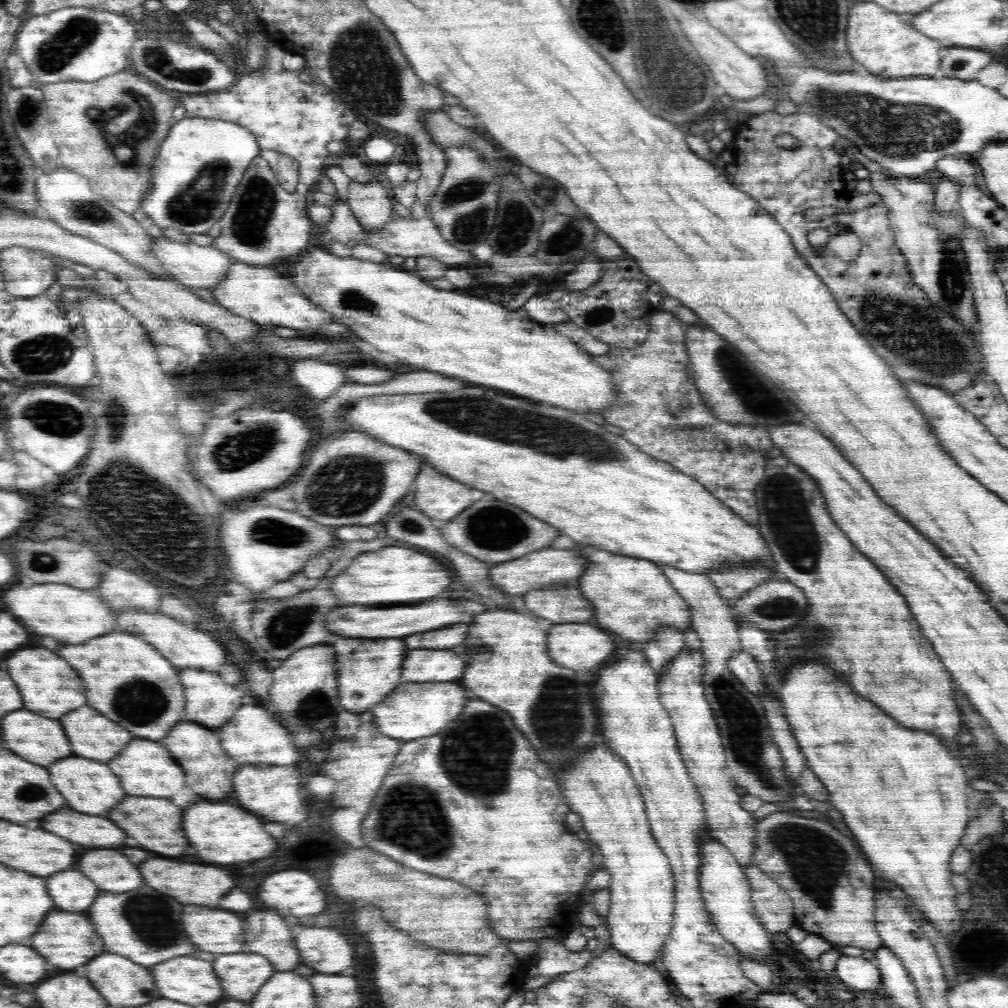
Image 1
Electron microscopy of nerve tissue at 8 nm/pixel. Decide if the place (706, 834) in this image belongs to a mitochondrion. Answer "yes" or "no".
no

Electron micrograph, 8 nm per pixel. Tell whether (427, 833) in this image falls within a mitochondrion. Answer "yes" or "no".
yes

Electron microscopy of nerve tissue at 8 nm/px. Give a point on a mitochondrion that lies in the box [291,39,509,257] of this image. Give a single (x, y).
(471, 218)

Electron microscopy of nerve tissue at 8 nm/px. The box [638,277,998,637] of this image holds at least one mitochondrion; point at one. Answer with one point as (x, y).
(914, 334)

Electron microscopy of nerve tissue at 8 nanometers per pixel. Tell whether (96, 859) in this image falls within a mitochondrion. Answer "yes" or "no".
no

